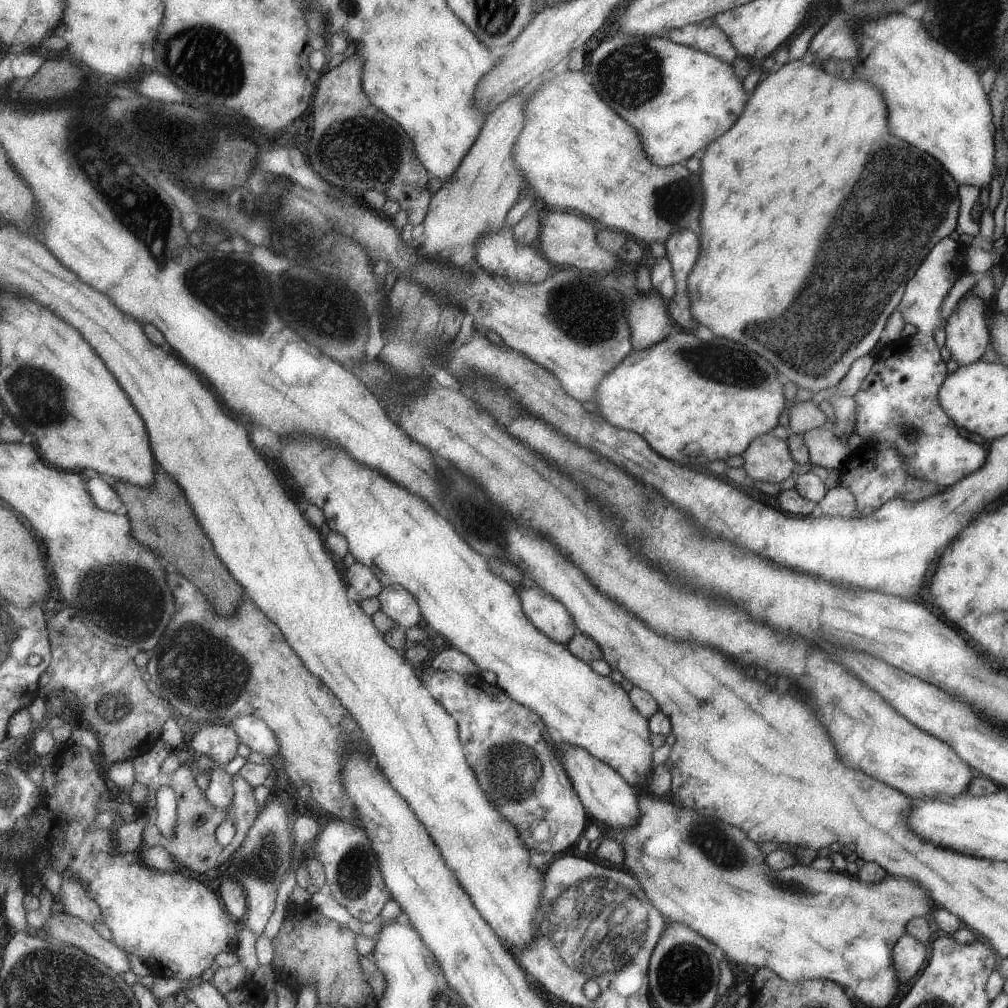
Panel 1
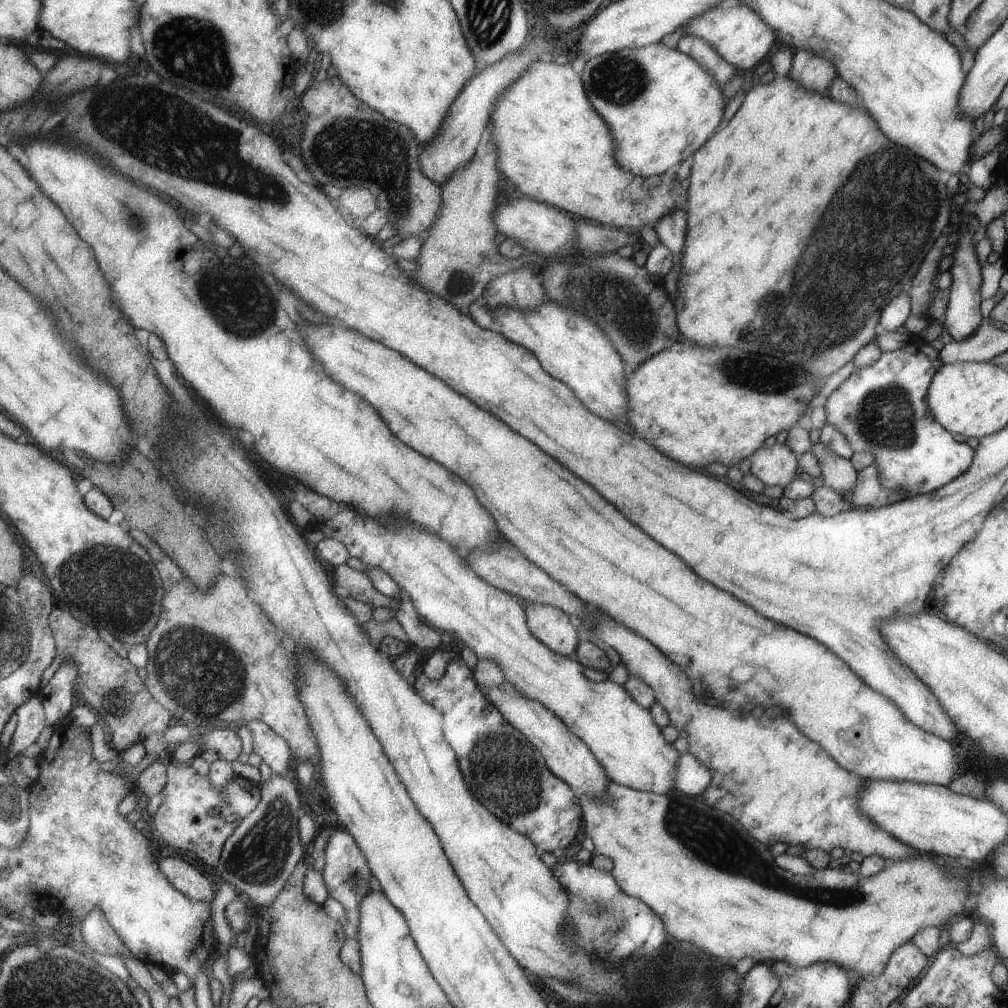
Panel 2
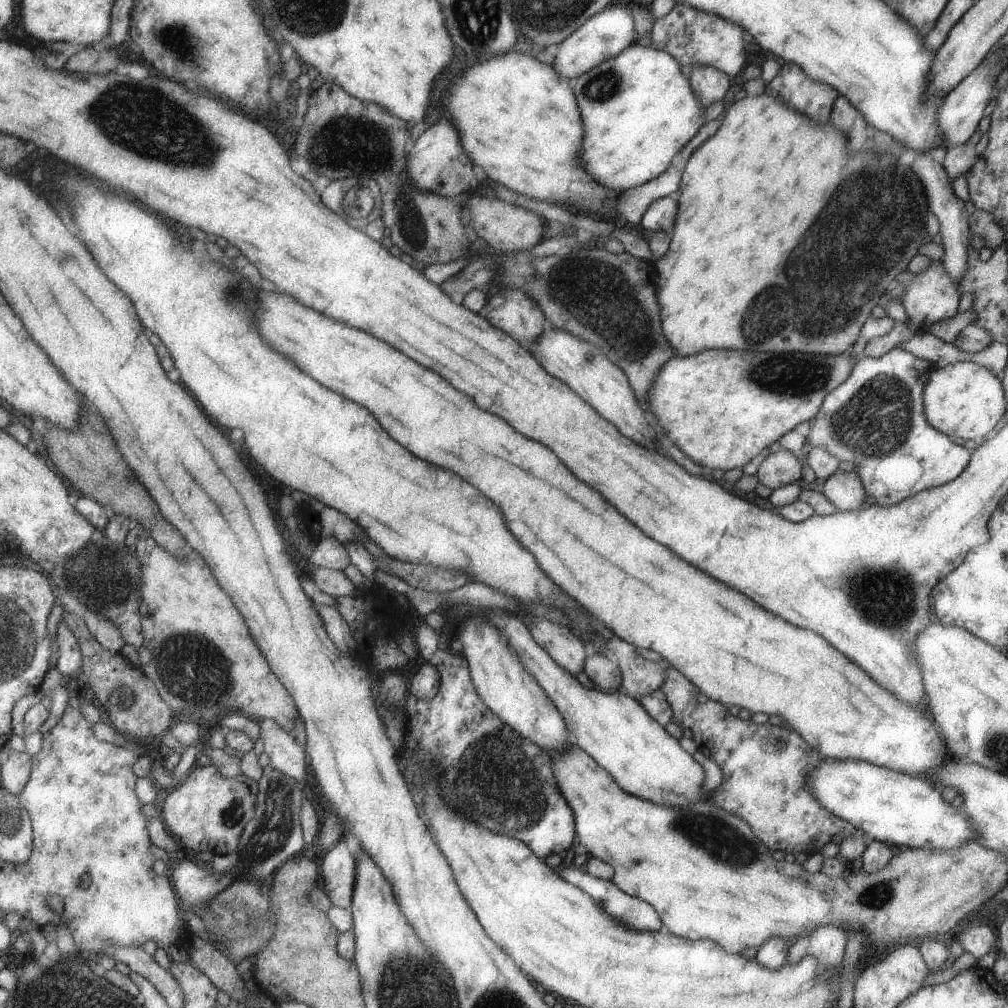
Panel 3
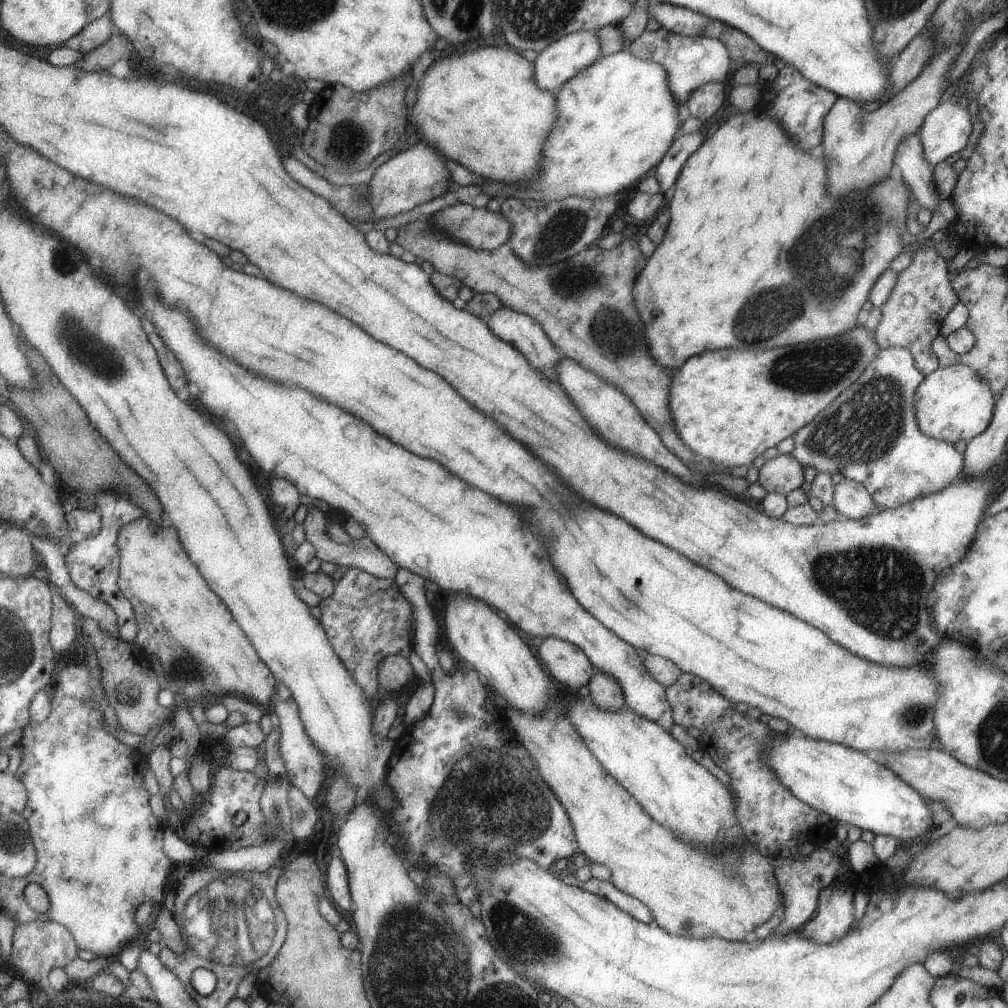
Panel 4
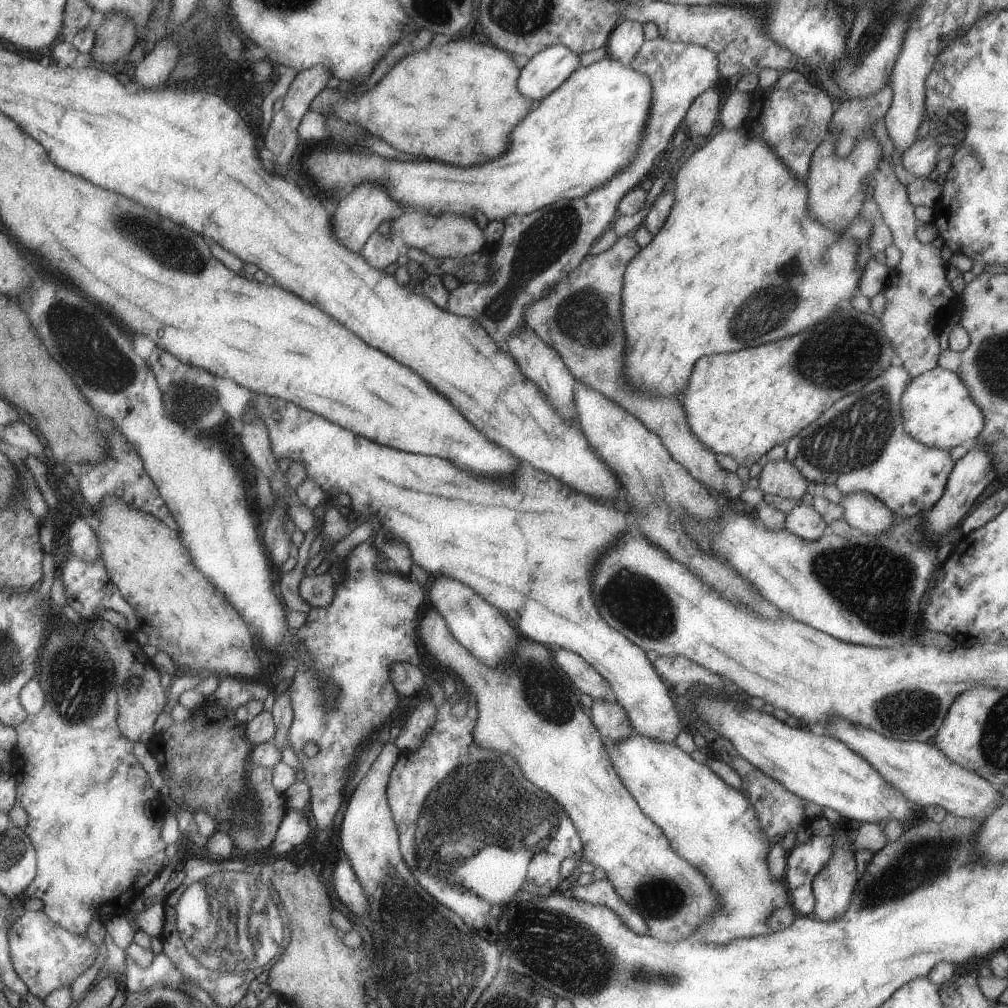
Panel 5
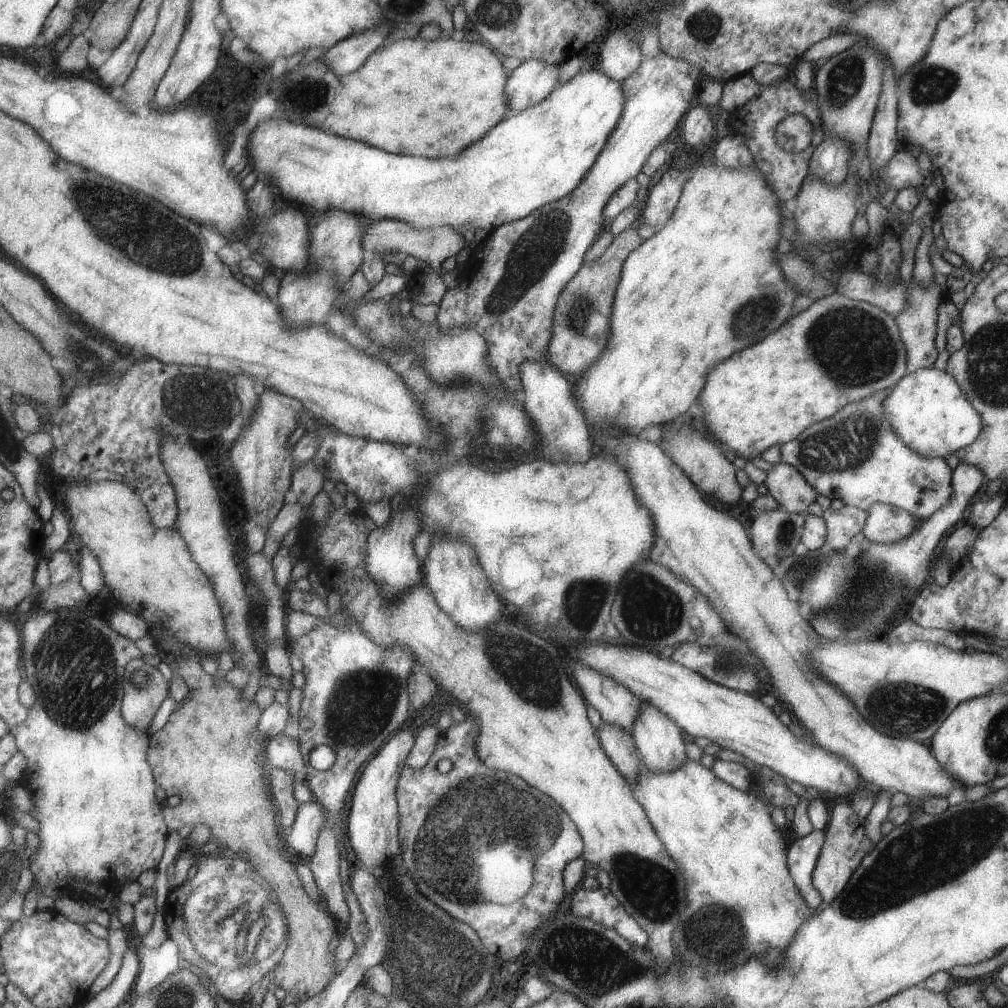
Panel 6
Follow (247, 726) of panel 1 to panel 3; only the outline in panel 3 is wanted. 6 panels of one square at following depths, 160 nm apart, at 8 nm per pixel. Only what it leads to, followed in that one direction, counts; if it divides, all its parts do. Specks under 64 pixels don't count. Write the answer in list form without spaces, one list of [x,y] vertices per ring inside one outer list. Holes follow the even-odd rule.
[[[265,719],[259,723],[269,762],[281,772],[292,776],[301,786],[307,784],[310,762],[307,761],[306,746],[273,719]]]

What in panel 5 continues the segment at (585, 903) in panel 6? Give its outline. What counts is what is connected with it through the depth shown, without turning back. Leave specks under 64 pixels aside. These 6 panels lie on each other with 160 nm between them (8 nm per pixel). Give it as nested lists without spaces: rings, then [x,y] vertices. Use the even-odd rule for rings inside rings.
[[[605,878],[595,880],[590,885],[575,885],[568,891],[568,896],[576,898],[578,901],[589,903],[590,905],[601,905],[612,910],[618,919],[625,923],[633,932],[638,935],[647,934],[647,925],[636,913],[631,905],[628,905],[610,885]]]

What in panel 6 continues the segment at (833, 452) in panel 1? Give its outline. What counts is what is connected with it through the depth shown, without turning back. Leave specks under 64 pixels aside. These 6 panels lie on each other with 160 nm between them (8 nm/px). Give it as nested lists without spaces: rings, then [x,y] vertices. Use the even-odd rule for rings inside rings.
[[[872,504],[867,510],[862,533],[874,543],[898,543],[917,528],[918,521],[902,508]]]

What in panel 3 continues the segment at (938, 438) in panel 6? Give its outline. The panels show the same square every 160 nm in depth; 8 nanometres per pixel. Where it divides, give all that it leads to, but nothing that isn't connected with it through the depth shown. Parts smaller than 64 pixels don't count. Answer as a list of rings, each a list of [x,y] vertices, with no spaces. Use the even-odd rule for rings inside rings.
[[[959,361],[944,367],[933,367],[922,390],[923,410],[926,421],[936,431],[947,436],[960,436],[963,440],[984,440],[999,426],[1006,409],[1001,381],[986,368],[971,361]]]

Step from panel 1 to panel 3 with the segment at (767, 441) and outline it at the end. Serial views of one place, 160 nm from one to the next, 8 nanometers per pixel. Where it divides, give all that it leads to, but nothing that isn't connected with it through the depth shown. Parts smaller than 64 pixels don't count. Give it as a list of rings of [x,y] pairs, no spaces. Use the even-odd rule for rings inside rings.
[[[781,449],[763,458],[754,475],[759,484],[764,484],[771,490],[793,483],[803,488],[801,465],[796,454]]]

